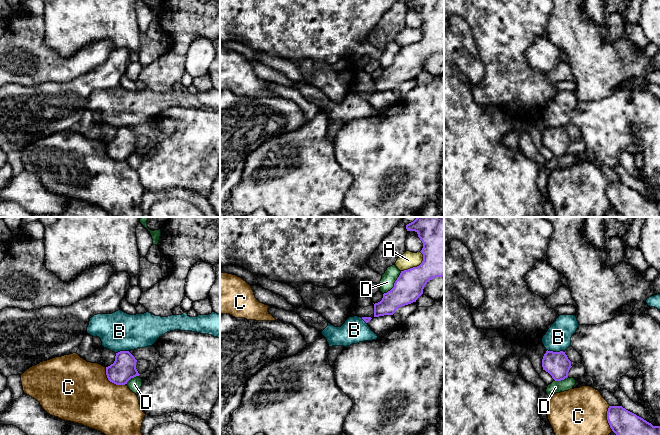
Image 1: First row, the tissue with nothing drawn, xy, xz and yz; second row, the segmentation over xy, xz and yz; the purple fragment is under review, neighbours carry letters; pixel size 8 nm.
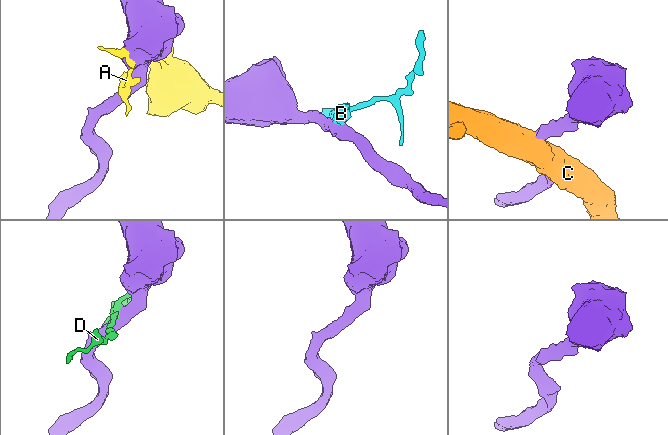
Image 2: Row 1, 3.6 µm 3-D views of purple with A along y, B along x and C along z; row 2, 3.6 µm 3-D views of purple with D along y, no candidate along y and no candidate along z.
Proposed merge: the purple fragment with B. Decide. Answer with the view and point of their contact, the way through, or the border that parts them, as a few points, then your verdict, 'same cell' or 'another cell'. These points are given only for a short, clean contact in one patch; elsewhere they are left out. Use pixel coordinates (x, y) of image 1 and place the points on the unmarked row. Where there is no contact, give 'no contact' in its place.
yz (555, 128) | along yz (547, 125), (563, 128) | another cell

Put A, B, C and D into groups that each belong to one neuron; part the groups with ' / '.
A / B / C / D

